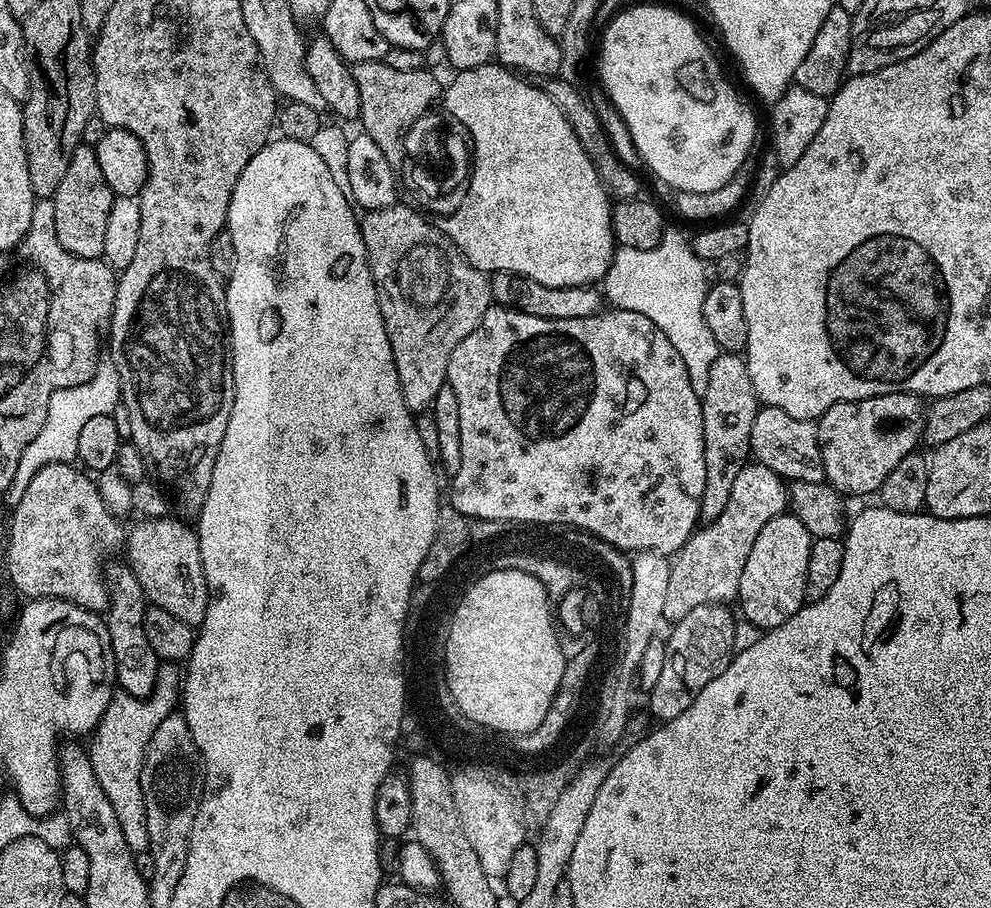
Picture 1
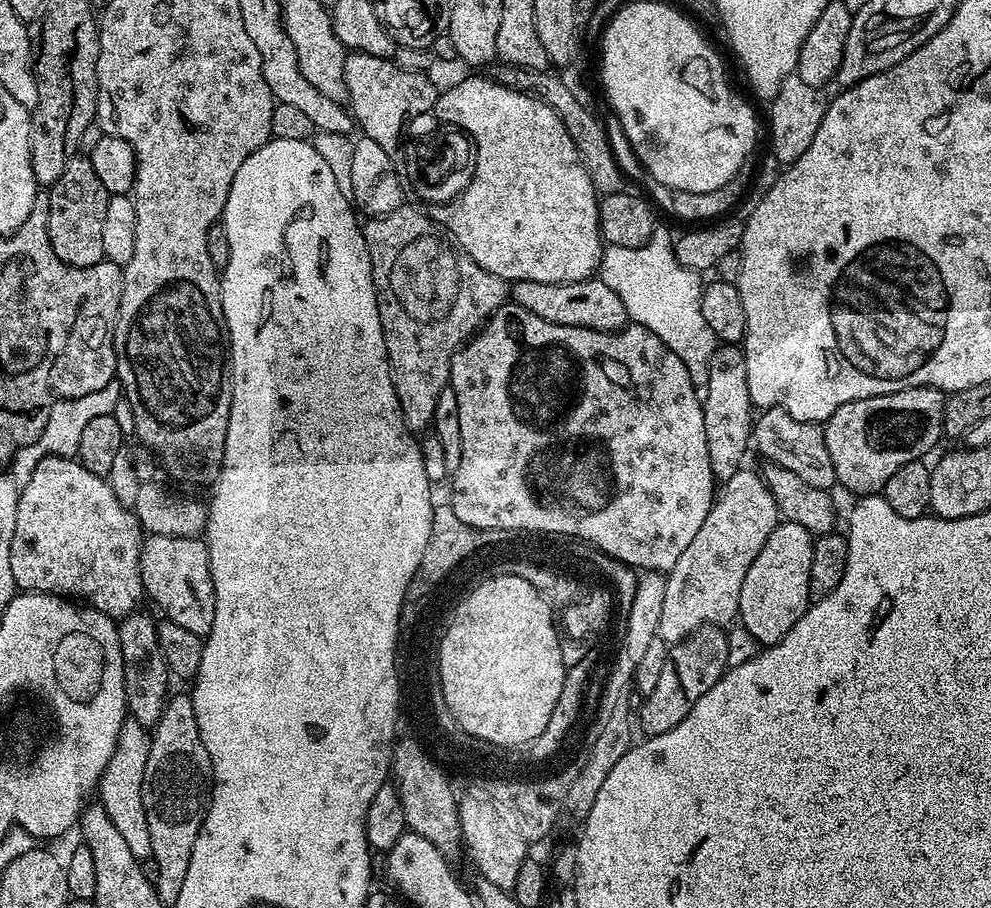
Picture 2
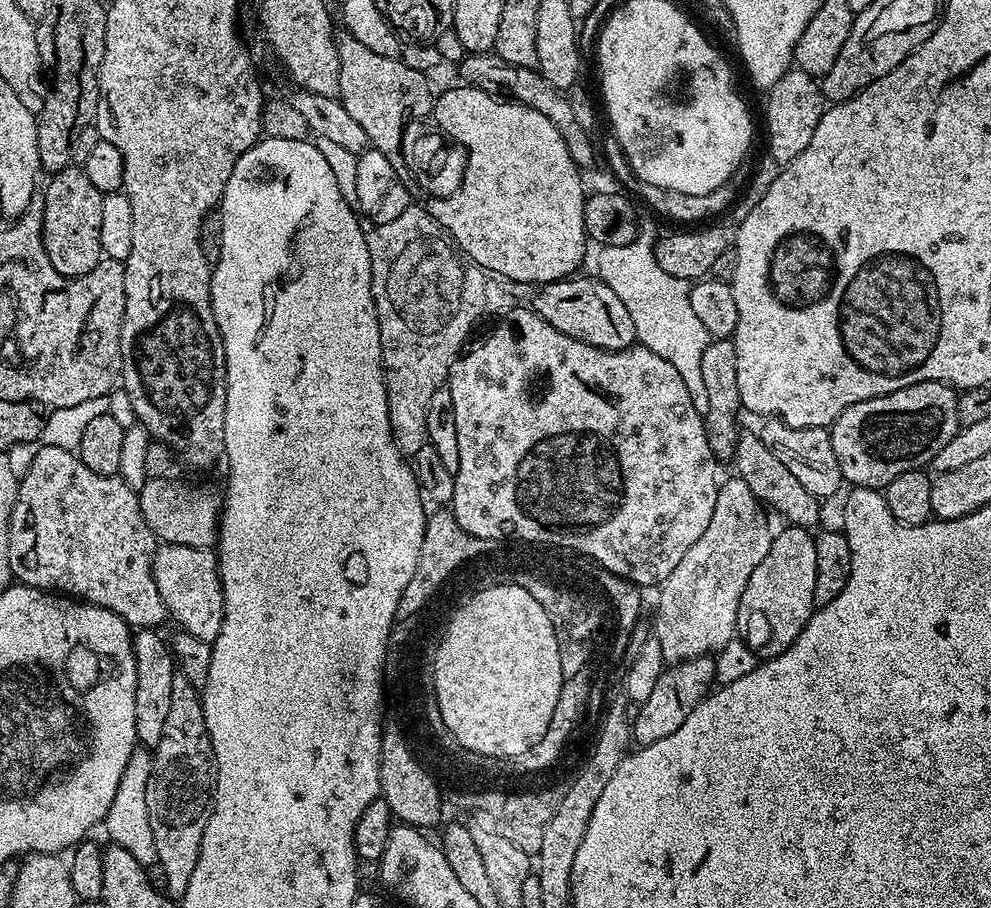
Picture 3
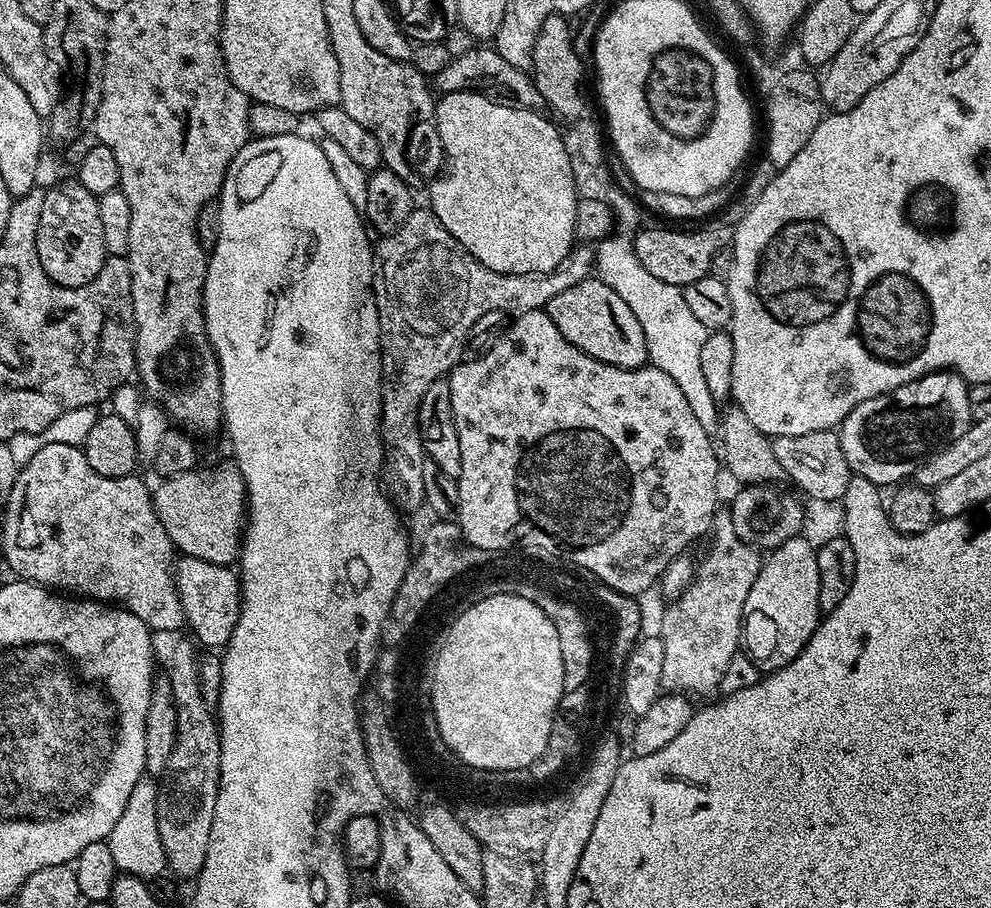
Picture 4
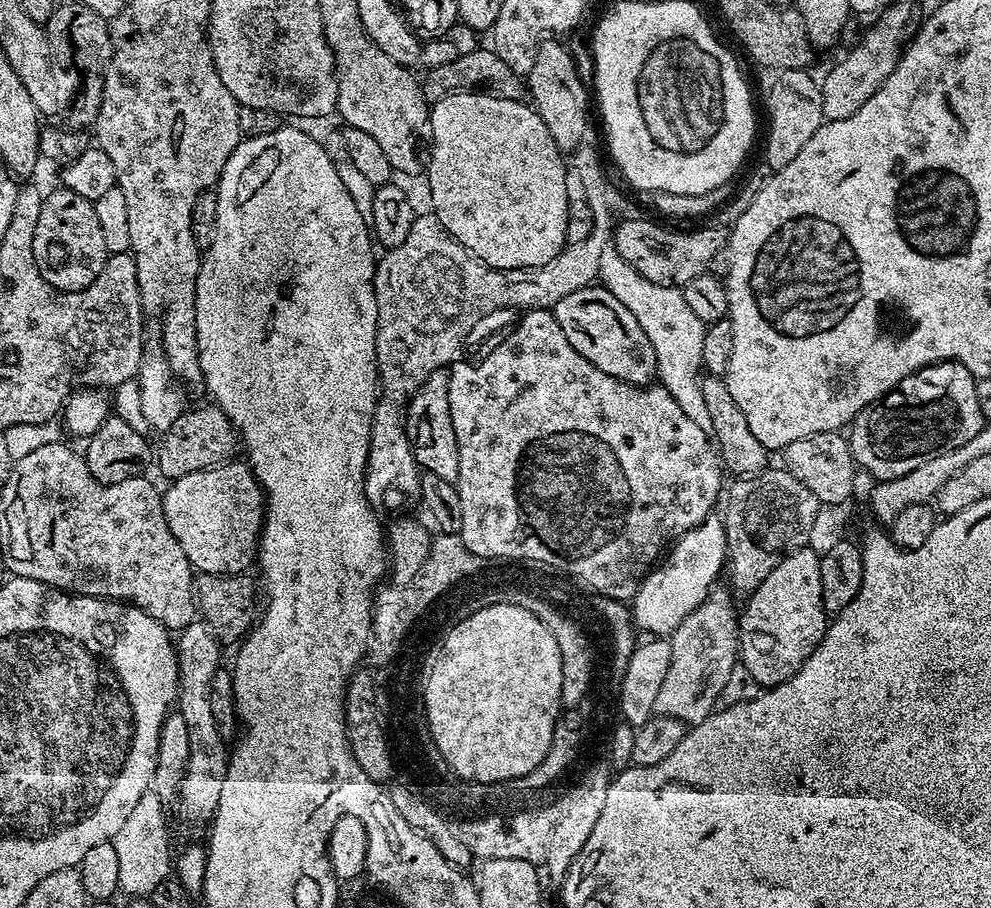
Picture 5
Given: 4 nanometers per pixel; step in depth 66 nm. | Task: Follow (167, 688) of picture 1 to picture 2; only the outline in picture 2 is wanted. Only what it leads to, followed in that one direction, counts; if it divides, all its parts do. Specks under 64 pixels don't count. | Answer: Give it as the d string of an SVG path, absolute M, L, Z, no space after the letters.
M126 722L118 734L116 749L98 785L99 803L104 805L106 814L110 814L110 822L114 822L126 846L130 846L130 854L134 854L139 861L152 854L150 826L146 826L146 810L142 806L142 770L146 770L149 739L145 725Z

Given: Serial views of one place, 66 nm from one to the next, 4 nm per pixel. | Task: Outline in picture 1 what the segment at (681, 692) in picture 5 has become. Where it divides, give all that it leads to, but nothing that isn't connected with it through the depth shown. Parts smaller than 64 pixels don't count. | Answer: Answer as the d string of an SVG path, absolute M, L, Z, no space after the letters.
M745 464L738 478L734 478L726 510L722 510L718 518L697 527L683 548L675 553L670 582L666 586L664 620L678 621L703 604L727 605L728 600L735 601L738 582L742 582L746 570L746 558L750 558L750 550L754 550L754 541L758 539L762 526L766 526L770 518L785 515L788 507L788 488L782 477L761 464Z

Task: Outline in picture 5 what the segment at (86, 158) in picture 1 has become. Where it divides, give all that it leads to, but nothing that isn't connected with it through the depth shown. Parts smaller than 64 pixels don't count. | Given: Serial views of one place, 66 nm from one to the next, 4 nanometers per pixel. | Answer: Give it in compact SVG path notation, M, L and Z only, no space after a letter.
M57 188L57 192L49 191L45 195L38 214L38 226L34 226L34 262L38 266L38 274L42 274L42 278L46 278L46 282L50 282L50 286L54 286L59 292L80 292L86 286L90 286L94 278L98 278L110 254L102 238L95 203L82 198L82 194L74 194L74 190L69 188Z

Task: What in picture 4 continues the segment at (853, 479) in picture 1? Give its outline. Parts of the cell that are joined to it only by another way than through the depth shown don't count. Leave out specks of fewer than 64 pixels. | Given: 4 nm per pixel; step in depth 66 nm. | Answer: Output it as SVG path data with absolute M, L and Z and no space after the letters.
M931 372L886 396L854 406L838 429L850 470L877 486L907 481L926 458L954 442L954 438L962 438L972 425L969 387L957 372Z

